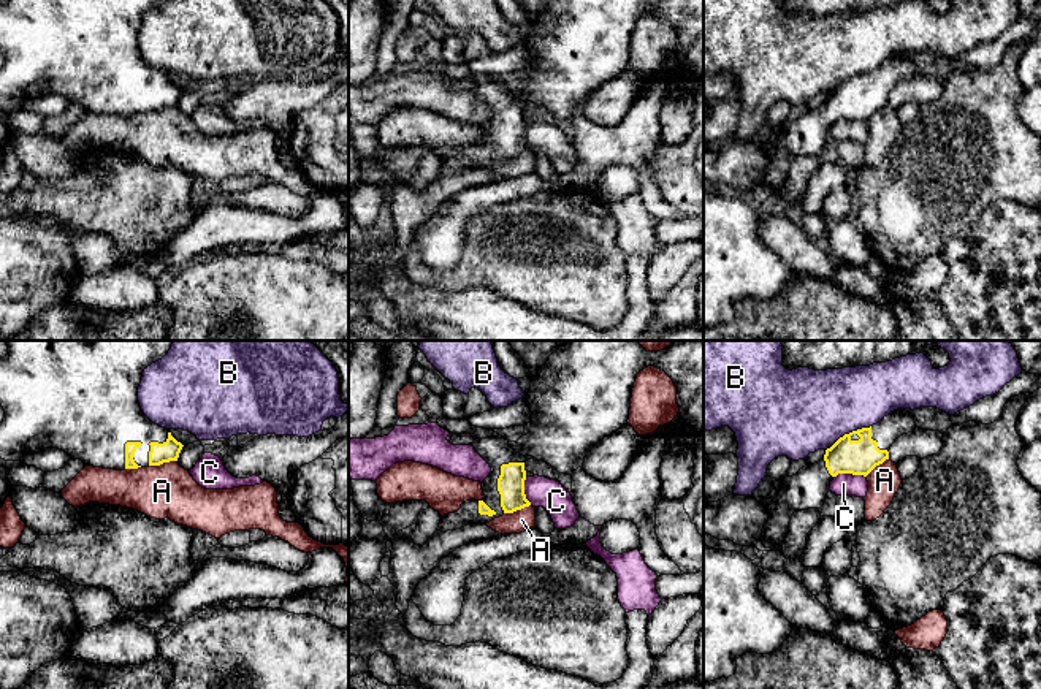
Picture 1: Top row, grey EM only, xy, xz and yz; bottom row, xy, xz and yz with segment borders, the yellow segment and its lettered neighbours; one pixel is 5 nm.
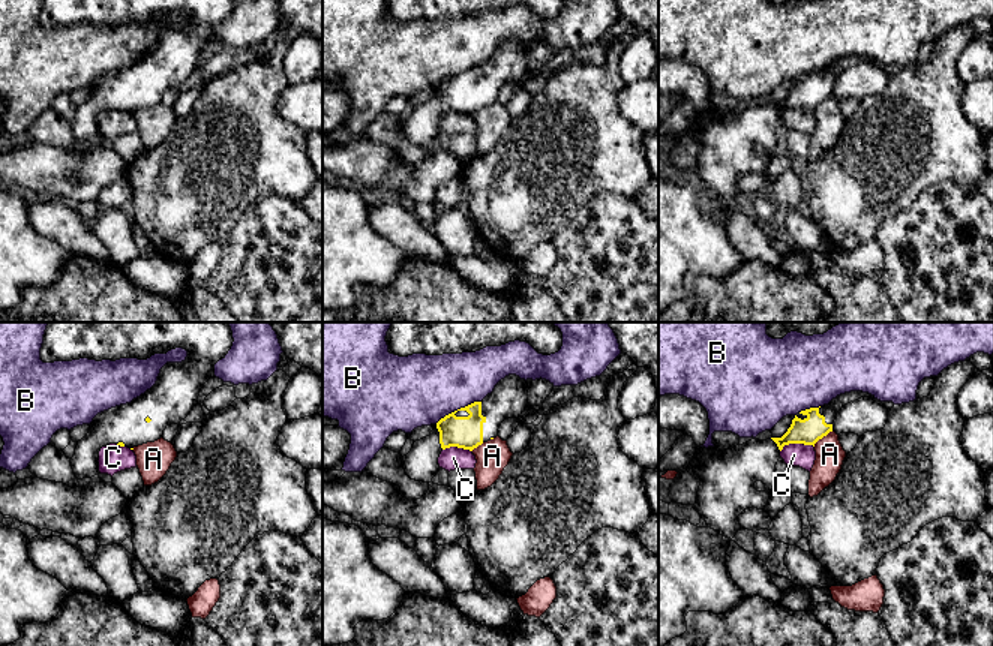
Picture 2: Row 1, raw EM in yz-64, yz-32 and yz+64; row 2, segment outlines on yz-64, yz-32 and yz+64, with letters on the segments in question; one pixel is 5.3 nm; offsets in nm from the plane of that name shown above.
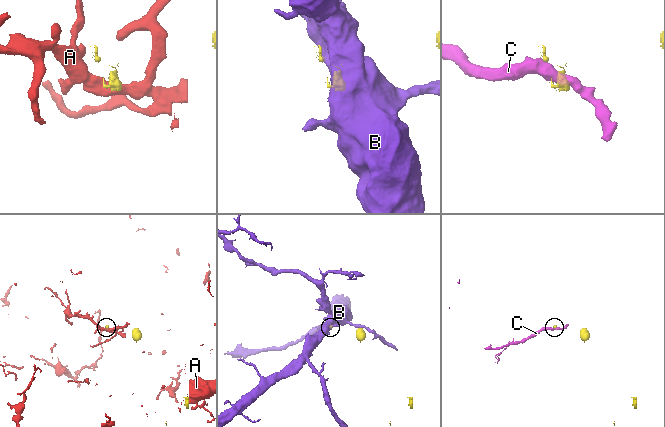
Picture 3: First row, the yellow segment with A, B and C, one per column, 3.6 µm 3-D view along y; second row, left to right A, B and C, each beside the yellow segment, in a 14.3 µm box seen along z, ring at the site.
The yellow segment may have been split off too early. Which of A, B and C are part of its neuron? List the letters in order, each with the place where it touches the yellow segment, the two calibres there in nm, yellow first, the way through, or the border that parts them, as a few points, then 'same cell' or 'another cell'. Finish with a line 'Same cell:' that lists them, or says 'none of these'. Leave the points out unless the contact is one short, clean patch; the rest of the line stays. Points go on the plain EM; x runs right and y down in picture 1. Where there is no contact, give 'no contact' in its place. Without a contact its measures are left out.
A: xy (162, 108) | 100/280 nm | another cell
B: yz (850, 78) | 180/420 nm | another cell
C: yz (850, 118) | 180/110 nm | along yz (865, 121), (837, 119), (834, 122) | another cell
Same cell: none of these

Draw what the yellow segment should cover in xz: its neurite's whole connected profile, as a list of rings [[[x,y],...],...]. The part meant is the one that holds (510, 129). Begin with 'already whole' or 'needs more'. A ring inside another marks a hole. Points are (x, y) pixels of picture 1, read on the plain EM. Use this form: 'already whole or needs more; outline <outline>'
needs more; outline [[[550,0],[547,8],[529,19],[531,33],[524,38],[531,54],[531,67],[524,71],[523,81],[517,87],[507,84],[486,82],[472,87],[474,95],[490,109],[491,117],[482,127],[483,144],[466,146],[458,157],[444,160],[437,176],[456,176],[467,169],[486,169],[504,158],[513,158],[531,147],[524,139],[528,105],[543,106],[559,119],[572,120],[583,111],[588,95],[604,82],[621,74],[629,65],[631,43],[637,19],[648,11],[664,16],[677,32],[677,49],[681,63],[704,79],[704,0]]]

